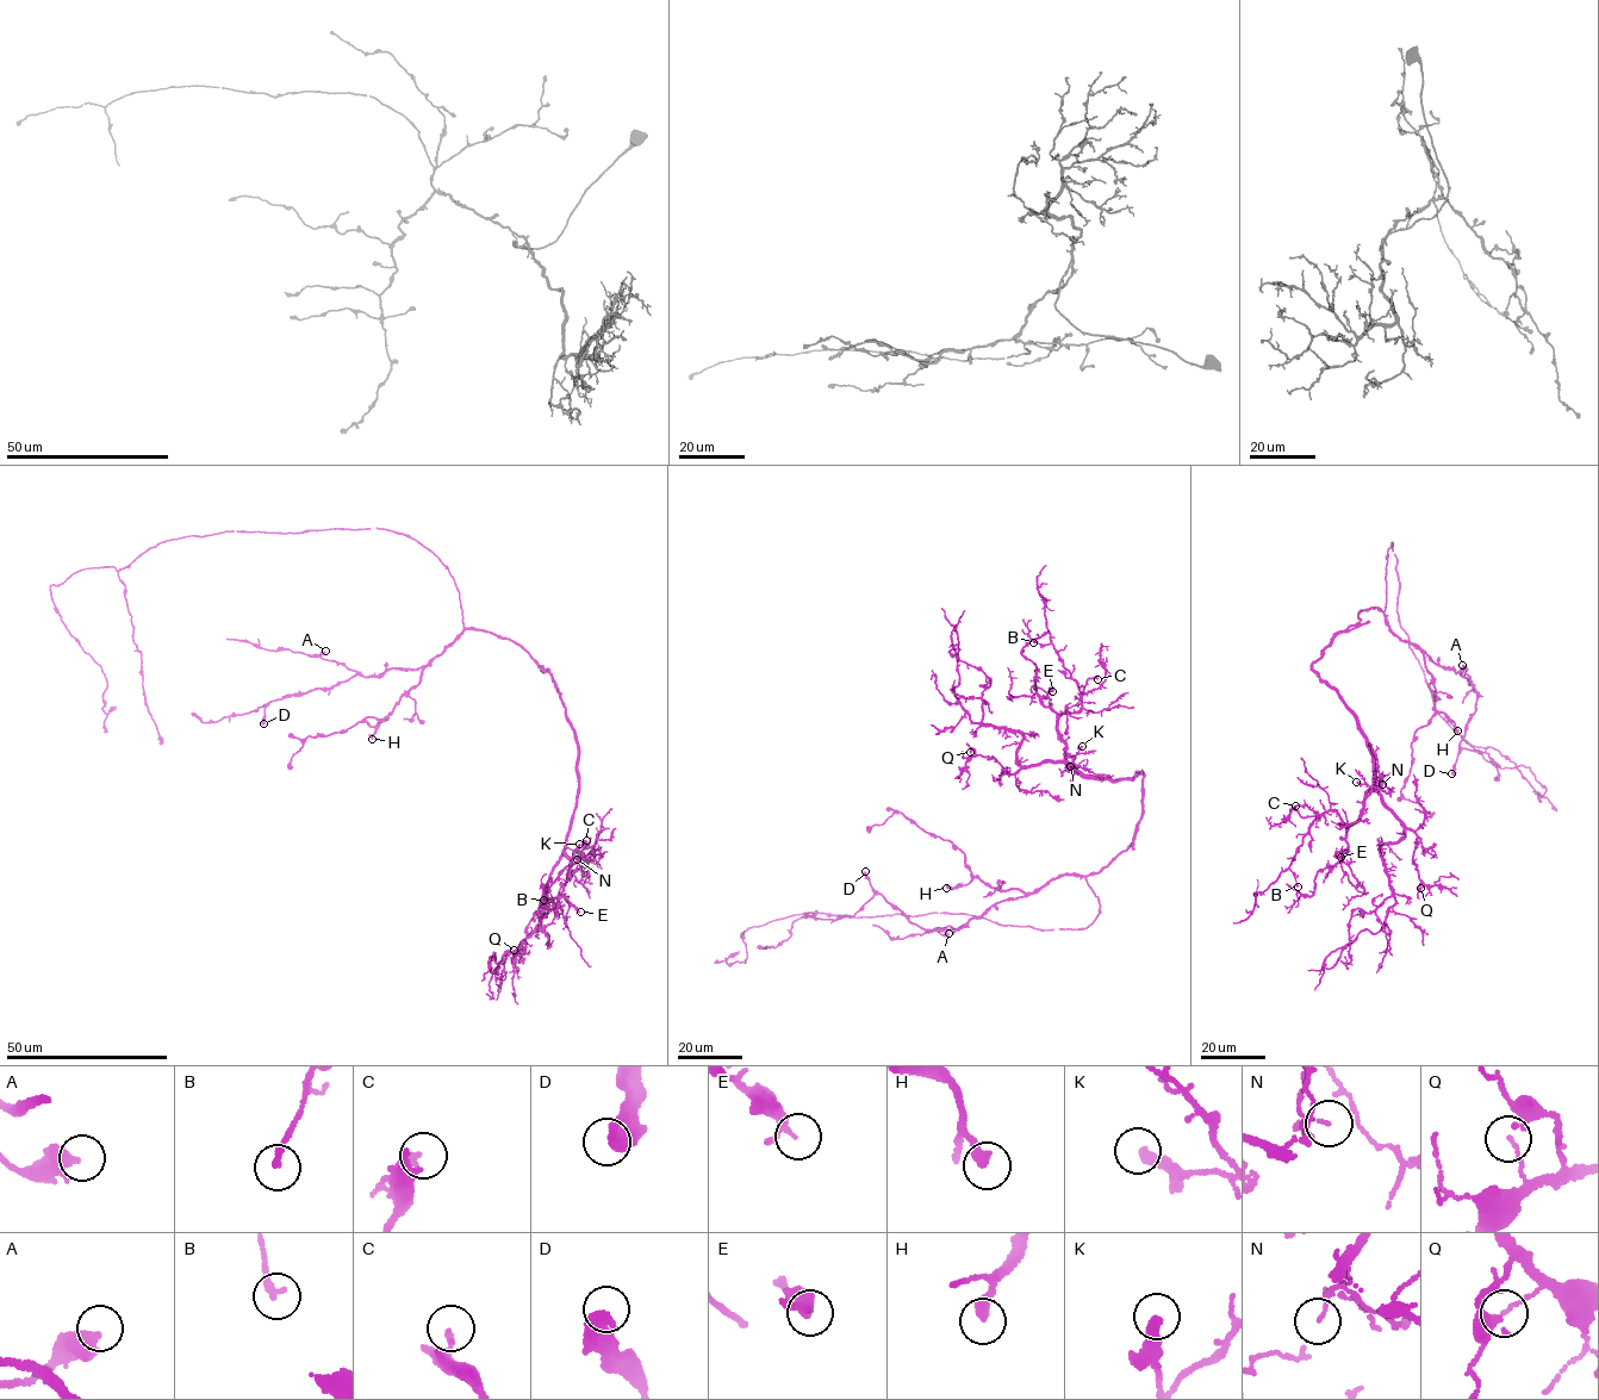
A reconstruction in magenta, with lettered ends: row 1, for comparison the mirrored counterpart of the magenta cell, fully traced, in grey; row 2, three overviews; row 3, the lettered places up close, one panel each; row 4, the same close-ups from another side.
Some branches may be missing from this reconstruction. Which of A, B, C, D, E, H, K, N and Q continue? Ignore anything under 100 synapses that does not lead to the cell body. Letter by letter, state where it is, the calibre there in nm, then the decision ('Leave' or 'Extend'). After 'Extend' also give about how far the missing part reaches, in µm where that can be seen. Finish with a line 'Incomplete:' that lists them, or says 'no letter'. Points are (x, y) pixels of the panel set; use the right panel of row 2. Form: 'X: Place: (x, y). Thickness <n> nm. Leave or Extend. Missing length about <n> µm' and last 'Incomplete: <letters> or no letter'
A: Place: (1462, 665). Thickness 550 nm. Leave
B: Place: (1298, 887). Thickness 200 nm. Leave
C: Place: (1295, 806). Thickness 190 nm. Leave
D: Place: (1451, 773). Thickness 500 nm. Leave
E: Place: (1341, 857). Thickness 240 nm. Leave
H: Place: (1457, 730). Thickness 320 nm. Leave
K: Place: (1356, 782). Thickness 360 nm. Leave
N: Place: (1382, 784). Thickness 80 nm. Leave
Q: Place: (1420, 888). Thickness 100 nm. Leave
Incomplete: no letter

